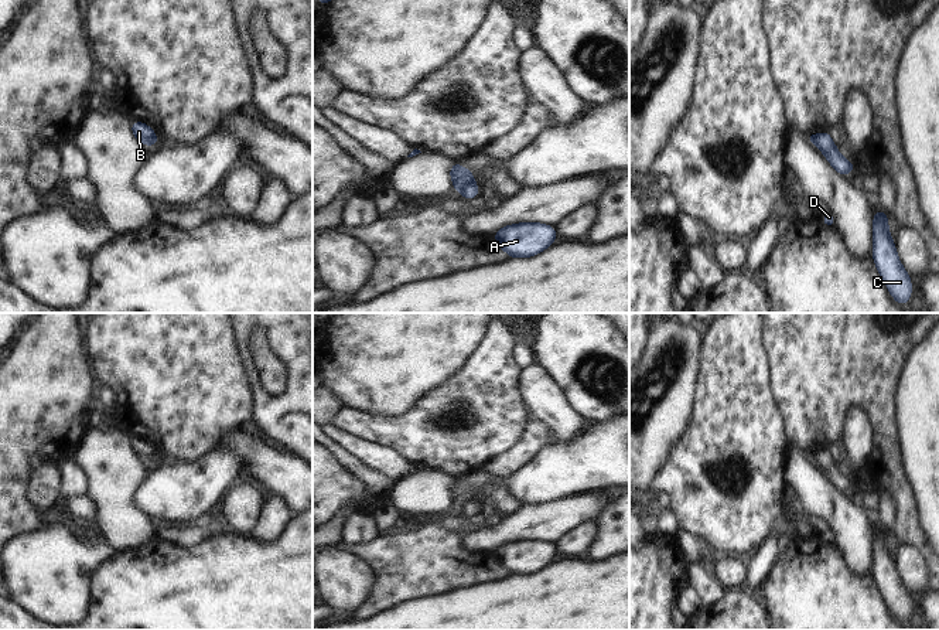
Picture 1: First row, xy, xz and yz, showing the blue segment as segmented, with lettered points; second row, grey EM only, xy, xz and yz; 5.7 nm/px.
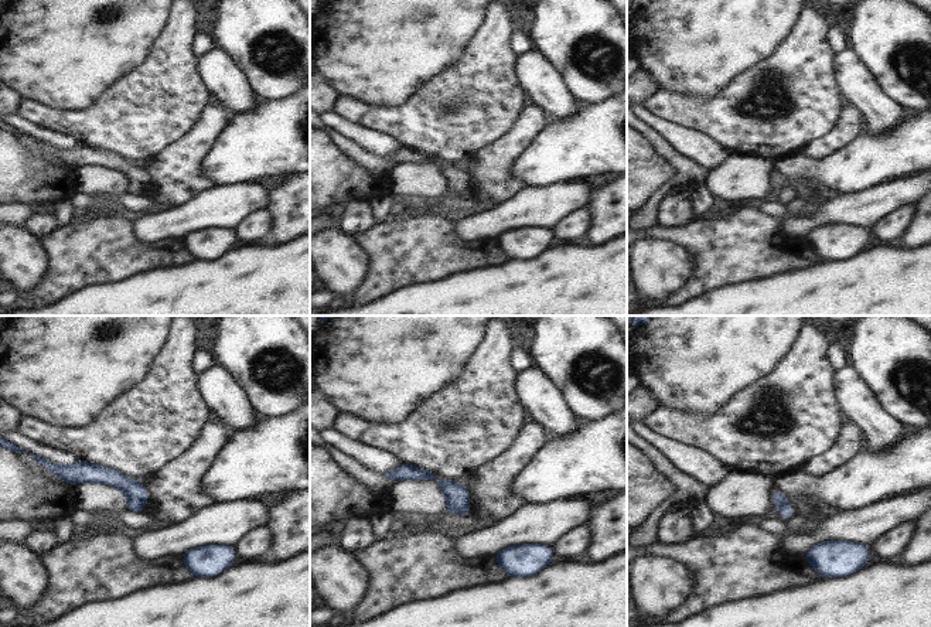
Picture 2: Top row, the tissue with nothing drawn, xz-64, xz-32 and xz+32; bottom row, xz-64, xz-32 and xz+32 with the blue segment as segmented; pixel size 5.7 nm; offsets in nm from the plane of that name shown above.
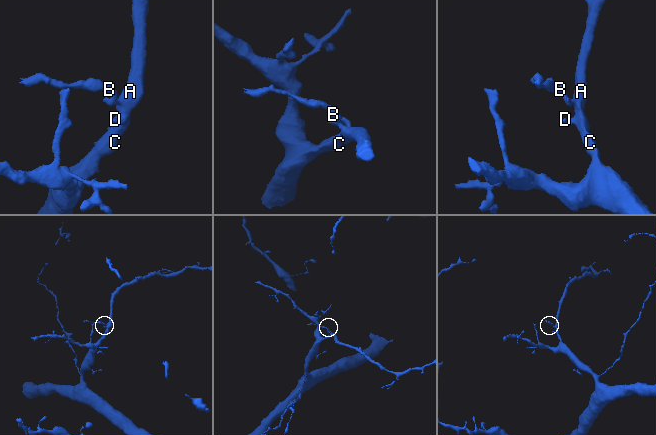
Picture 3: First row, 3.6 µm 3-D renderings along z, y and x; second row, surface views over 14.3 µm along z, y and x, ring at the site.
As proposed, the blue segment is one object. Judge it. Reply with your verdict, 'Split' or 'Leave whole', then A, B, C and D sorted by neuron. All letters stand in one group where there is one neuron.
Split. Groups: A C D / B.

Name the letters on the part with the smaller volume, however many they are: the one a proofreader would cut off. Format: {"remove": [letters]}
{"remove": ["B"]}

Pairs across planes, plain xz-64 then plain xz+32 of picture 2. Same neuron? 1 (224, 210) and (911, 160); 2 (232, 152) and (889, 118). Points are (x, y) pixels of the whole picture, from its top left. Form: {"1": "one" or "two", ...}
{"1": "two", "2": "two"}

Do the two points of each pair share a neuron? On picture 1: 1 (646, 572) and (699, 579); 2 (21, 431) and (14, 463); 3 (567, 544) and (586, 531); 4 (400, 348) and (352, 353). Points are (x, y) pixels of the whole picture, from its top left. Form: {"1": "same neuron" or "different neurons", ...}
{"1": "different neurons", "2": "same neuron", "3": "same neuron", "4": "same neuron"}

